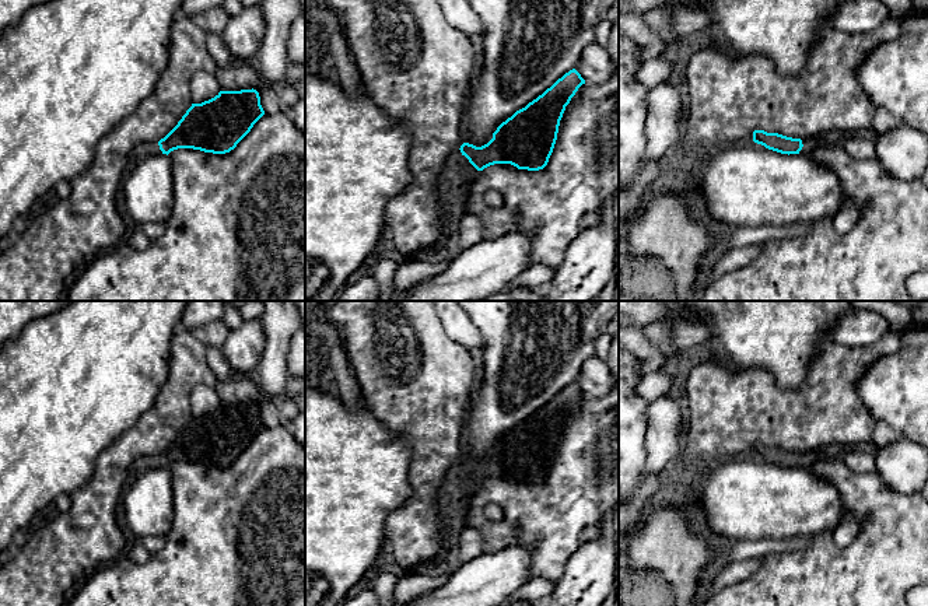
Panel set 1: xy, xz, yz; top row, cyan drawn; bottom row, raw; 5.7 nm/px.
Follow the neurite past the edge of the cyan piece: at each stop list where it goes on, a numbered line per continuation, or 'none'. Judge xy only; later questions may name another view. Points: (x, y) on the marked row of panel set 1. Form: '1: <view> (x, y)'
1: xy (146, 149)

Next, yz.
1: yz (809, 143)

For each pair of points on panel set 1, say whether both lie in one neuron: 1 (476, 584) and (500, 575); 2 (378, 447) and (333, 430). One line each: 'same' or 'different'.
1: same
2: same

